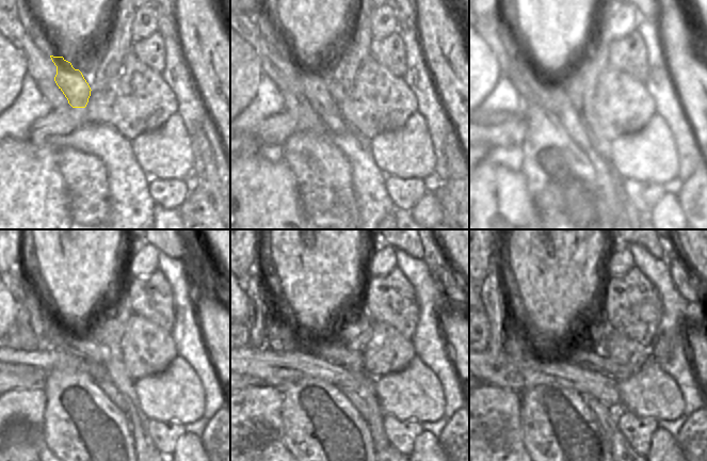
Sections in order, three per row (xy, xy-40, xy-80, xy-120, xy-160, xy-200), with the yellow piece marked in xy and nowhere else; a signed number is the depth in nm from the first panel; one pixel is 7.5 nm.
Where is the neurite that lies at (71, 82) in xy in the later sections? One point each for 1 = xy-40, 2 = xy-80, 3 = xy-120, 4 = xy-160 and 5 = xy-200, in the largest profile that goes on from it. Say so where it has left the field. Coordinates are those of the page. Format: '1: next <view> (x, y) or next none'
1: next xy-40 (314, 88)
2: next xy-80 (552, 96)
3: next xy-120 (99, 375)
4: next xy-160 (357, 401)
5: next xy-200 (606, 416)

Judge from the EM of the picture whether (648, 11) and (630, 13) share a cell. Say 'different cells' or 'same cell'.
different cells

